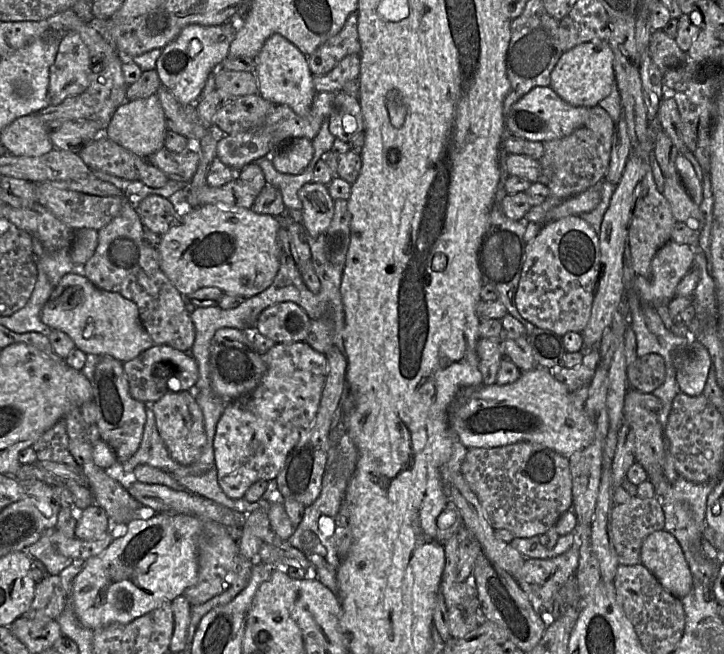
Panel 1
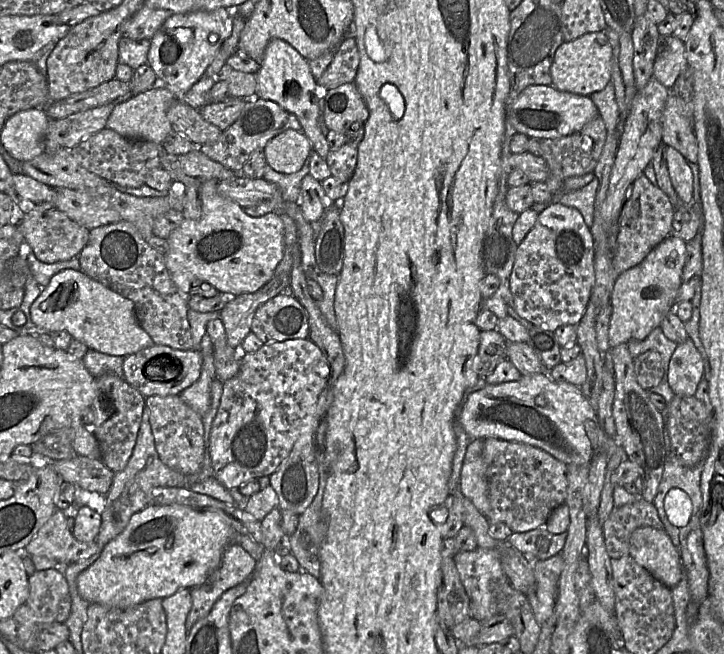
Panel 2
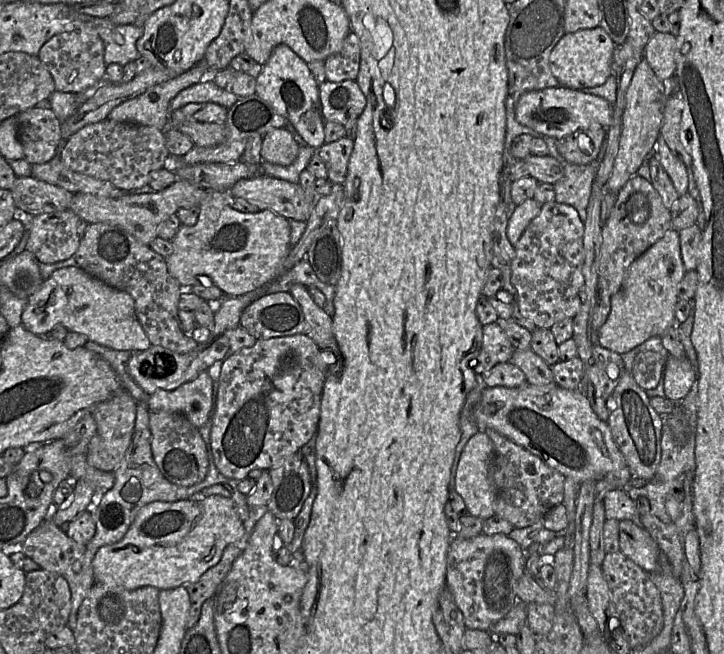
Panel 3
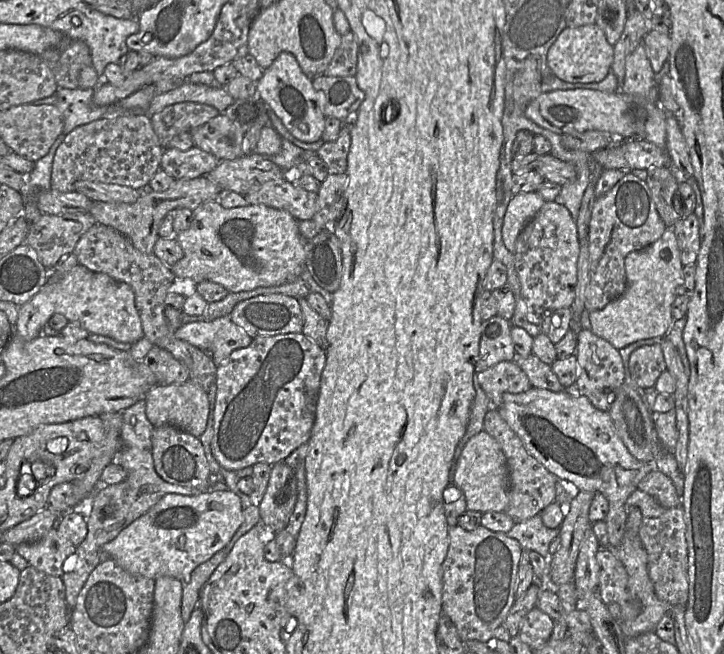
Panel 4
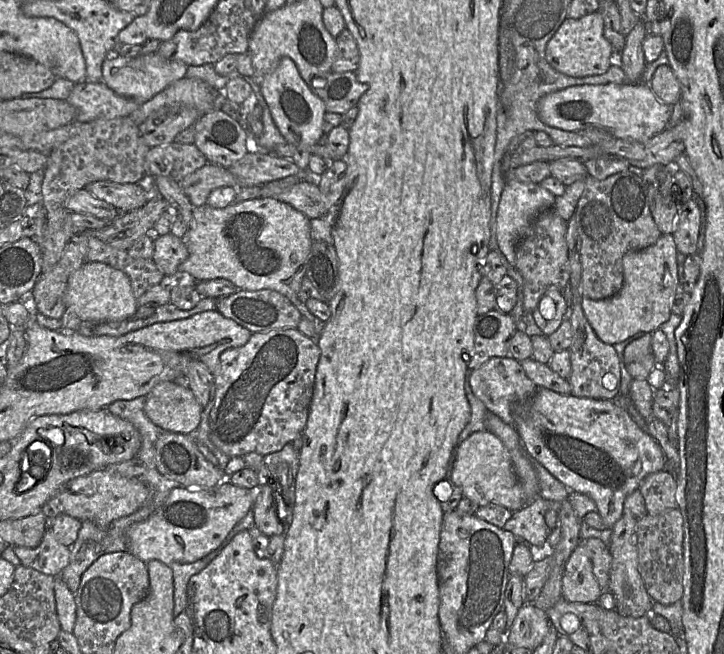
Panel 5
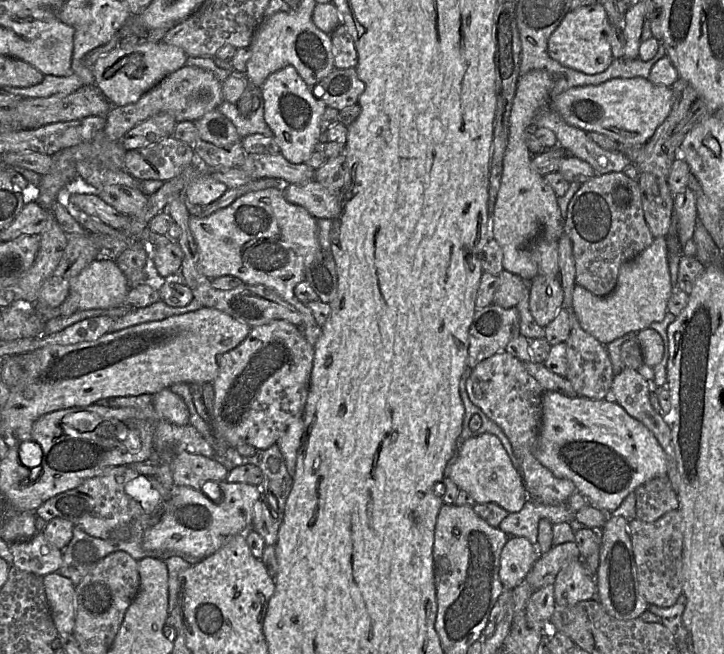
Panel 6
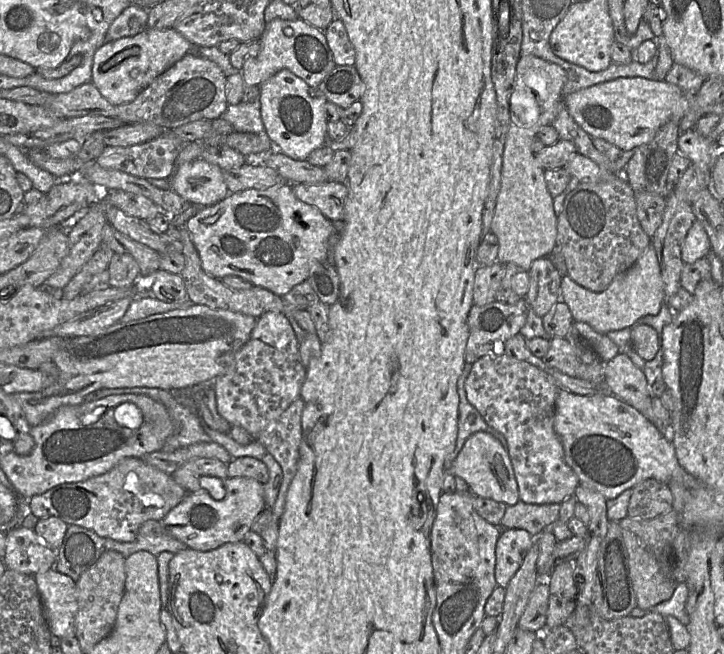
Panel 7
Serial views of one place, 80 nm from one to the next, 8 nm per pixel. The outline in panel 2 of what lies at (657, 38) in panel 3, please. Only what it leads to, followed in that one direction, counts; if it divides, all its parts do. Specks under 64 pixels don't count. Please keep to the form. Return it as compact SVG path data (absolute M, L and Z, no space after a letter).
M674 35L663 37L654 62L654 77L666 88L671 89L687 67L684 42Z

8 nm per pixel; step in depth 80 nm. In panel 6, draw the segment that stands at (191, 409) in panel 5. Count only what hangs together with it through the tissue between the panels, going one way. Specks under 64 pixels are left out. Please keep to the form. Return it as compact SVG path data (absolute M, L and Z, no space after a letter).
M164 388L153 395L153 406L156 420L165 420L179 426L190 423L189 409L183 398L170 388Z

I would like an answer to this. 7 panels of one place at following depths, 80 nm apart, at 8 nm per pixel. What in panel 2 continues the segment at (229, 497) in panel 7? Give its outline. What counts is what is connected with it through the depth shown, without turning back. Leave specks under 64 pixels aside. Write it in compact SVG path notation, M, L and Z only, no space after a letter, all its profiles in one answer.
M150 504L135 513L125 530L103 548L98 559L77 578L78 592L89 604L126 609L147 600L165 598L182 589L201 586L219 567L225 549L233 544L241 545L258 561L265 547L250 536L238 533L234 519L220 509L196 510L181 505Z

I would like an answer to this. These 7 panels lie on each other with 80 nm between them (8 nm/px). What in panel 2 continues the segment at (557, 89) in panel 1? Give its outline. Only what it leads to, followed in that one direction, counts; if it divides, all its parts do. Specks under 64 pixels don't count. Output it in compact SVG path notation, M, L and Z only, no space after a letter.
M605 32L586 33L572 41L564 41L555 51L550 67L552 86L560 91L582 96L603 90L611 81L612 47Z

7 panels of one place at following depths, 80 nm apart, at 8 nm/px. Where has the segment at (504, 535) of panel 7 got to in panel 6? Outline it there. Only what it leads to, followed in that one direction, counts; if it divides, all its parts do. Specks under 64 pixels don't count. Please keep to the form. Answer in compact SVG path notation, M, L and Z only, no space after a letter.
M510 536L500 556L499 577L504 590L512 590L524 581L538 556L536 546L526 538Z

